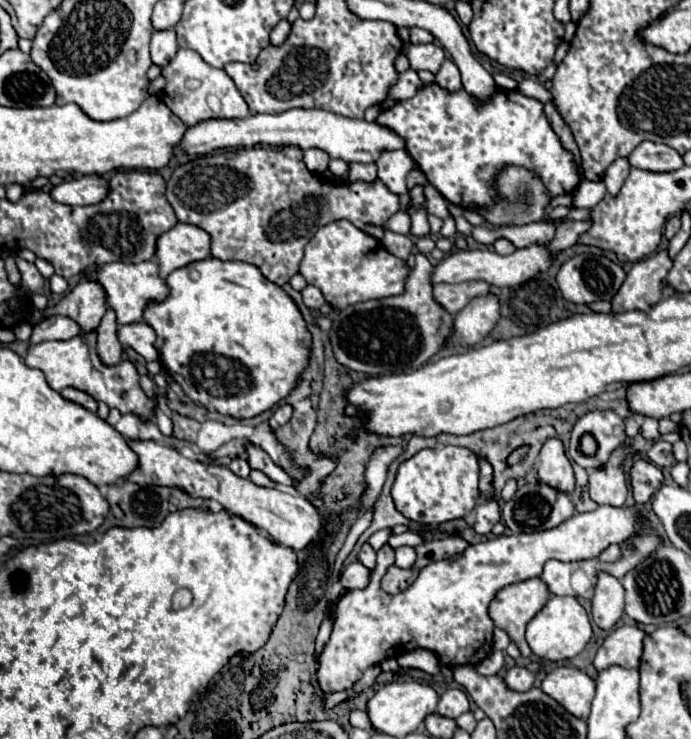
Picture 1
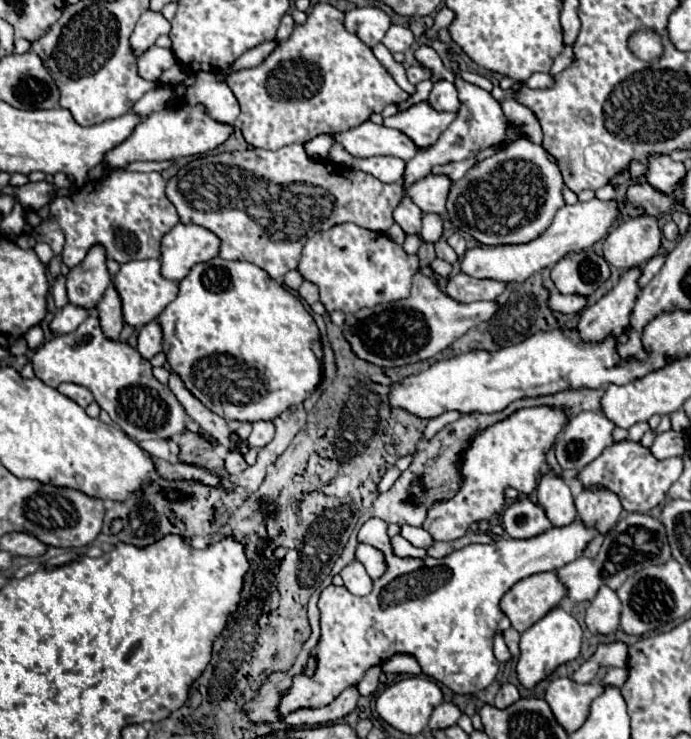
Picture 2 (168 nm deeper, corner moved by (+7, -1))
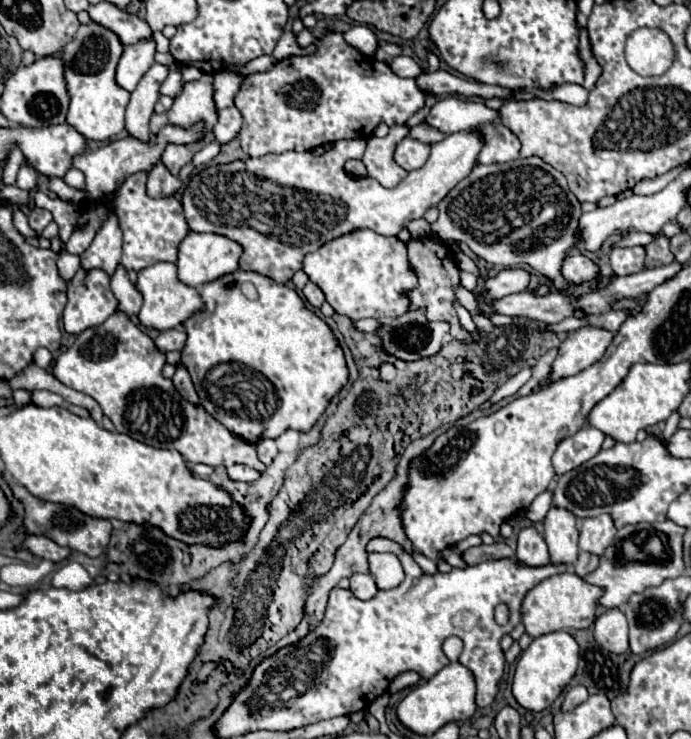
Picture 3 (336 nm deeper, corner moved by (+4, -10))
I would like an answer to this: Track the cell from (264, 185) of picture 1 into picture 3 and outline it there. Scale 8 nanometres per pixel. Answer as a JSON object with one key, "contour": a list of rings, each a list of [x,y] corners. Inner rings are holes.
{"contour":[[[480,126],[448,134],[442,142],[432,144],[432,154],[424,168],[412,170],[396,188],[390,190],[380,186],[374,178],[350,178],[350,174],[346,174],[344,162],[348,158],[362,158],[364,154],[366,142],[362,138],[336,142],[334,150],[322,156],[314,156],[312,152],[266,154],[250,162],[236,160],[230,164],[204,168],[190,180],[188,188],[184,190],[182,206],[192,232],[224,234],[244,248],[244,254],[240,258],[242,270],[252,270],[276,280],[278,284],[286,284],[294,276],[294,272],[302,270],[304,256],[318,250],[328,240],[360,228],[370,228],[382,236],[396,236],[412,220],[422,218],[430,206],[436,206],[462,178],[470,174],[470,170],[476,166],[476,158],[482,146],[484,134]]]}

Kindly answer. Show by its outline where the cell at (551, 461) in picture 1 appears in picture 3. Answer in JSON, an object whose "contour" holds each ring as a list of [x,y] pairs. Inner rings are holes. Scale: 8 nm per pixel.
{"contour":[[[550,508],[544,520],[544,540],[548,544],[552,564],[572,566],[580,552],[576,516],[562,508]]]}

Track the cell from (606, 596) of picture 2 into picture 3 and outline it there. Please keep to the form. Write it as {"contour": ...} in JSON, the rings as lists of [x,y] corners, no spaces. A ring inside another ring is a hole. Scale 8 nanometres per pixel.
{"contour":[[[612,608],[612,610],[604,612],[594,622],[594,636],[596,636],[596,642],[602,648],[606,648],[614,654],[624,654],[628,650],[626,616],[618,608]]]}

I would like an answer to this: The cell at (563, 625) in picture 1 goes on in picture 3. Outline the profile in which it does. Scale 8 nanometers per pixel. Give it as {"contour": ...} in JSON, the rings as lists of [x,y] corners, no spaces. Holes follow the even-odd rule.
{"contour":[[[550,632],[532,640],[532,644],[522,652],[516,664],[512,694],[516,702],[532,712],[542,712],[552,706],[560,692],[570,684],[578,668],[578,644],[568,632]]]}

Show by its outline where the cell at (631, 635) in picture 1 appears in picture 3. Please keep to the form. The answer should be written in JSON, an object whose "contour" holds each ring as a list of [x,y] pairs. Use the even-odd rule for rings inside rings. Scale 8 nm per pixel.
{"contour":[[[572,686],[568,692],[566,692],[566,698],[560,706],[560,710],[574,710],[578,704],[582,704],[584,700],[588,698],[588,690],[584,686]]]}

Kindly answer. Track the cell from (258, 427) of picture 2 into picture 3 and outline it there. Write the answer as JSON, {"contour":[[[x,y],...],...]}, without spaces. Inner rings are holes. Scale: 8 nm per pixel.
{"contour":[[[262,438],[260,442],[256,442],[256,450],[258,450],[258,458],[270,466],[270,462],[274,460],[274,456],[278,454],[278,448],[276,448],[276,442],[274,440],[268,440],[268,438]]]}

